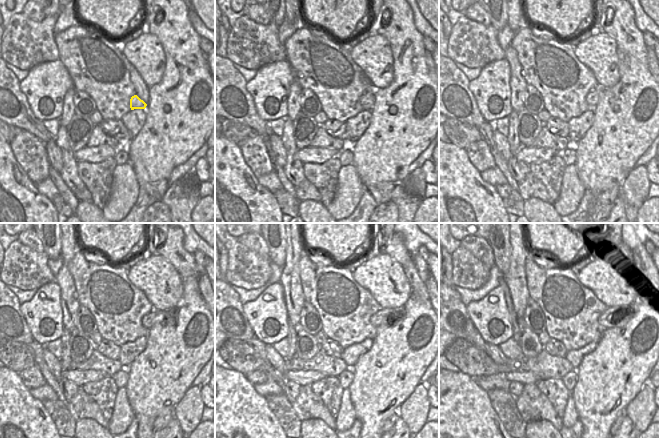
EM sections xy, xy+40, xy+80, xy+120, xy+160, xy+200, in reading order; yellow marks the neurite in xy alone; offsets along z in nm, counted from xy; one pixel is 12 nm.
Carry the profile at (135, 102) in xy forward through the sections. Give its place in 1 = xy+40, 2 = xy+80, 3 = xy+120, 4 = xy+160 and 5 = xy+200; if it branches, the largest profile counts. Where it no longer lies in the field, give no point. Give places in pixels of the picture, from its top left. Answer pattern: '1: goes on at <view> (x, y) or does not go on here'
1: goes on at xy+40 (367, 100)
2: goes on at xy+80 (592, 98)
3: goes on at xy+120 (156, 316)
4: goes on at xy+160 (380, 317)
5: goes on at xy+200 (604, 320)

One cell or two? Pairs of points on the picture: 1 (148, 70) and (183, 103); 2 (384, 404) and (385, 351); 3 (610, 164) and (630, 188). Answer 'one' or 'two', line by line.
1: two
2: one
3: two

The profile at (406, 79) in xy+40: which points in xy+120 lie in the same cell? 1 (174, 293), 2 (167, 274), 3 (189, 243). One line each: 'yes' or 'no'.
1: no
2: no
3: no

